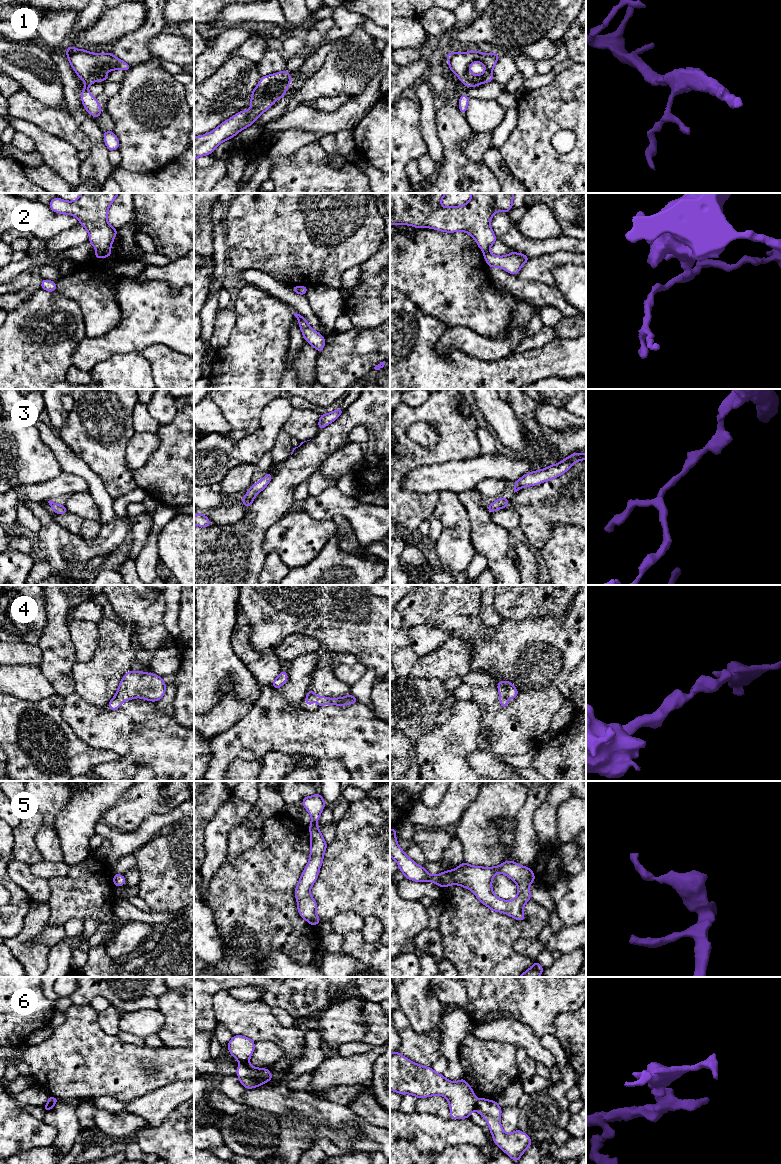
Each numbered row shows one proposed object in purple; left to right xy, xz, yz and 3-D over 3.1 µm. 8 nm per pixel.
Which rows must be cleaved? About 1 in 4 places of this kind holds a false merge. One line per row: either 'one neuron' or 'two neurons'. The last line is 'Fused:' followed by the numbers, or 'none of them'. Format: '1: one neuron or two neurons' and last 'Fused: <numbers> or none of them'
1: one neuron
2: two neurons
3: one neuron
4: one neuron
5: one neuron
6: two neurons
Fused: 2, 6

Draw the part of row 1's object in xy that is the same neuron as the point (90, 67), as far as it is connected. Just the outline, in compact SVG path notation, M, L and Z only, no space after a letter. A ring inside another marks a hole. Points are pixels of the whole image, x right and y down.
M68 45L67 58L75 73L85 83L81 91L81 101L86 111L94 118L99 118L102 108L95 96L89 93L89 86L96 81L106 81L107 72L113 70L130 70L131 66L112 53L91 53Z

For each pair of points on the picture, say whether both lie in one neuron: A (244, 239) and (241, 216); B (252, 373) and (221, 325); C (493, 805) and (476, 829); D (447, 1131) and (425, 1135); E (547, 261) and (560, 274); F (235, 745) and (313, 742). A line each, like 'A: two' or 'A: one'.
A: one
B: two
C: one
D: one
E: two
F: one

